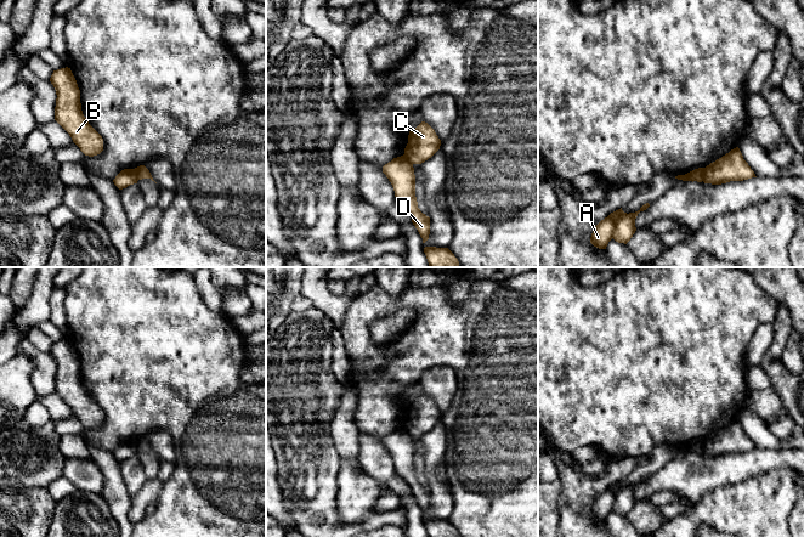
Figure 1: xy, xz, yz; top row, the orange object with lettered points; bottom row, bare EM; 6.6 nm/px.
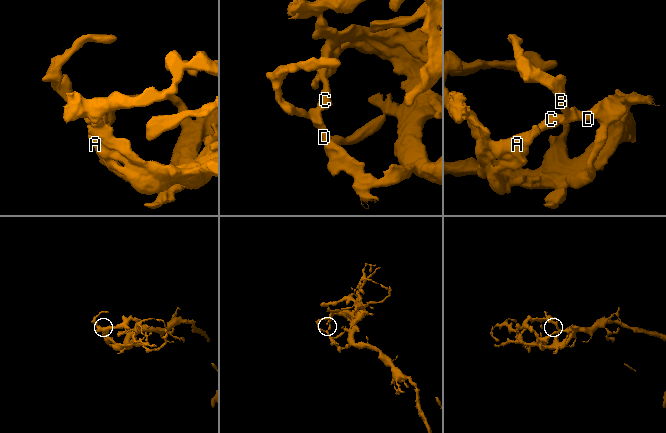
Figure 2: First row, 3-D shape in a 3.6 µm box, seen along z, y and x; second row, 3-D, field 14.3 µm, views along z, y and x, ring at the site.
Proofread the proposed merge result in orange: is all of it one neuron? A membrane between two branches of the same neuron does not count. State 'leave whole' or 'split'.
split

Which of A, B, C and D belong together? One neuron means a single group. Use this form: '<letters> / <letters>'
A C / B D

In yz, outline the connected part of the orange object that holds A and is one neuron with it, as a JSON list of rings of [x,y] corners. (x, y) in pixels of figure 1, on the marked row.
[[[621,208],[601,220],[591,233],[590,243],[599,249],[606,249],[608,242],[613,238],[617,222],[625,215],[628,214]]]

